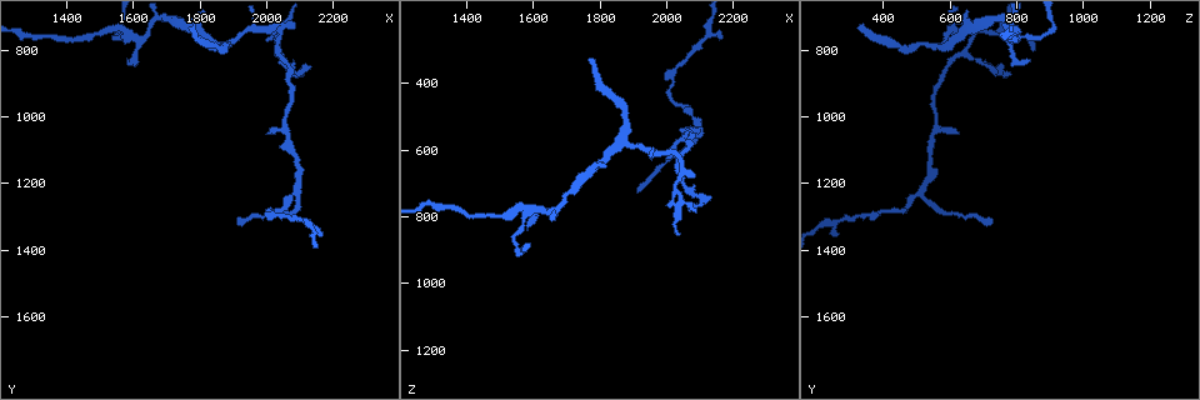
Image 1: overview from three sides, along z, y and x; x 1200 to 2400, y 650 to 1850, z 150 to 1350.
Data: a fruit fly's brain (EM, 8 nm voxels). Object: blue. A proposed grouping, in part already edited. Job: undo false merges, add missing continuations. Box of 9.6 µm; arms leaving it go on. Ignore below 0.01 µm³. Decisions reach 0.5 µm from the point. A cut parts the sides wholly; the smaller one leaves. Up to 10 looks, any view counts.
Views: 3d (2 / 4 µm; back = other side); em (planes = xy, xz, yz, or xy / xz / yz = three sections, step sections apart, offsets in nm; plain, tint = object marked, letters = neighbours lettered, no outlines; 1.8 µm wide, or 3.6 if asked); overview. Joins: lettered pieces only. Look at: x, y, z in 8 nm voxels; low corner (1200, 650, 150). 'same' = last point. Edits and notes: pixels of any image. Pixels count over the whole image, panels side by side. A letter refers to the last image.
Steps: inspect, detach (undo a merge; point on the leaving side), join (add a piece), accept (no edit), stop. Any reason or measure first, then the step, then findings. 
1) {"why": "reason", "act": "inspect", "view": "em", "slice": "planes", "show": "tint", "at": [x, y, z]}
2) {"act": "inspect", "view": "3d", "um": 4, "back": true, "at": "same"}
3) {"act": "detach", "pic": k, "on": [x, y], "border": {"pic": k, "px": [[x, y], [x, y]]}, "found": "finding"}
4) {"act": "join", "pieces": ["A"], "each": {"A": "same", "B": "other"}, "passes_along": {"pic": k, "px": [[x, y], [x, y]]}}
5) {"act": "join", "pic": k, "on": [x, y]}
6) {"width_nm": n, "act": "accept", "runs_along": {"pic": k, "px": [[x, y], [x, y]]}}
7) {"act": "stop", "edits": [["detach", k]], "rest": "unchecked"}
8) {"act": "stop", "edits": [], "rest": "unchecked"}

{"act": "inspect", "view": "em", "slice": "xz", "step": 4, "show": "letters", "at": [2090, 1220, 520]}

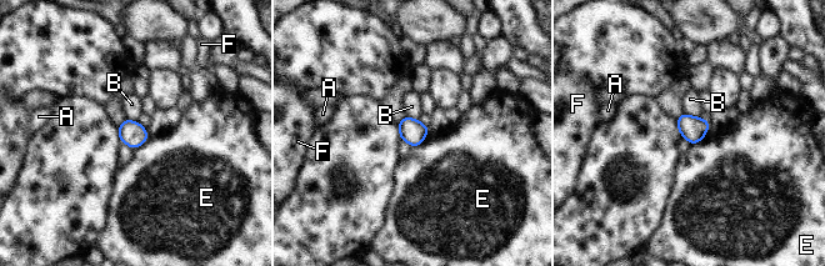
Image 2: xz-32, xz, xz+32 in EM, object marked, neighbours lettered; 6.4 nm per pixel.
{"act": "accept", "each": {"A": "other", "B": "other", "E": "other", "F": "other"}, "border": {"pic": 2, "px": [[150, 136], [138, 147], [133, 149]]}, "found": "continuous, no second cell"}

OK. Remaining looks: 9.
{"why": "arms part here", "act": "inspect", "view": "em", "slice": "yz", "step": 8, "show": "letters", "at": [2040, 740, 680]}

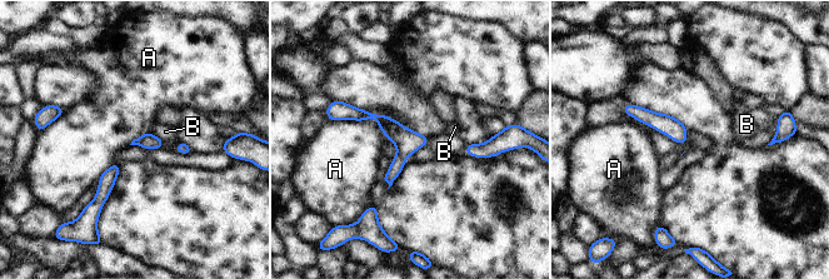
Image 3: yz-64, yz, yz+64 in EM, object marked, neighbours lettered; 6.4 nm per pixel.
{"act": "accept", "each": {"A": "other", "B": "other"}, "border": {"pic": 3, "px": [[329, 120], [374, 119], [386, 136]]}, "found": "all the same cell"}

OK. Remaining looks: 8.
{"why": "sharp bend", "act": "inspect", "view": "3d", "um": 4, "at": [1580, 760, 780]}

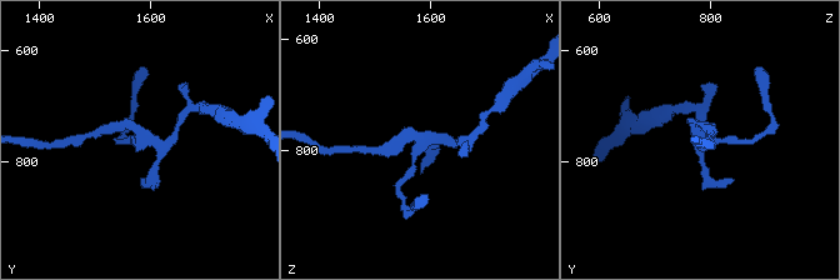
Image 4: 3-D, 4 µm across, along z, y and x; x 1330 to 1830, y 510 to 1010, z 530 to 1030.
{"why": "shape alone is not enough", "act": "inspect", "view": "em", "slice": "planes", "show": "letters", "at": [1590, 755, 780]}

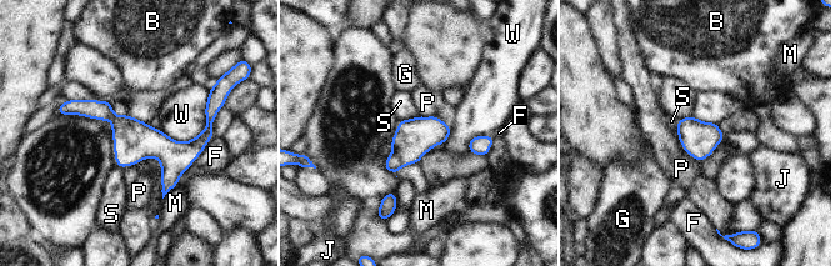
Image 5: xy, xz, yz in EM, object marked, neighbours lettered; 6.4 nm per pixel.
{"act": "accept", "each": {"B": "other", "F": "other", "G": "other", "J": "other", "M": "other", "P": "other", "S": "other", "W": "other"}, "found": "continuous, no second cell"}

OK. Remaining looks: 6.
{"why": "thin end", "act": "inspect", "view": "em", "slice": "xy", "step": 4, "show": "tint", "at": [1790, 730, 320]}

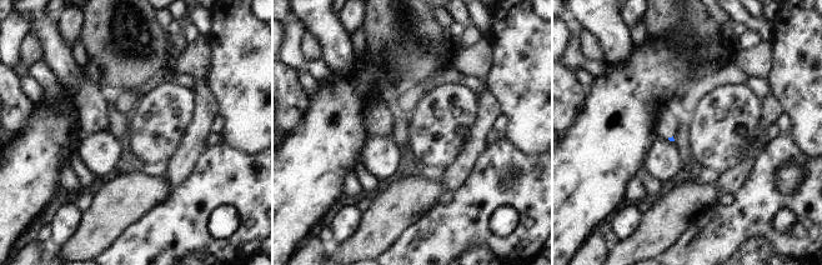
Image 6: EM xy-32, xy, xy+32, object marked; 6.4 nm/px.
{"act": "inspect", "view": "em", "slice": "planes", "show": "letters", "at": "same"}

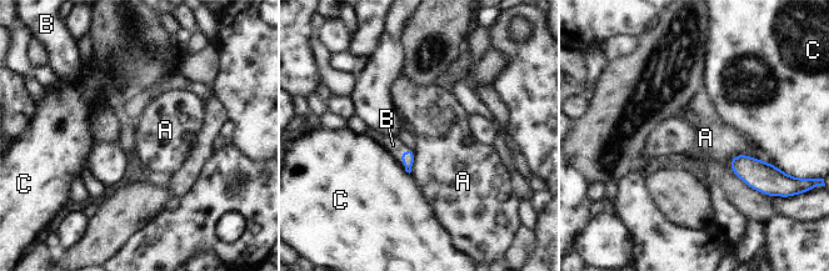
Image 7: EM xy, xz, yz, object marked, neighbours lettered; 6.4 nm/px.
{"act": "join", "pic": 7, "on": [393, 145], "each": {"A": "other", "B": "same", "C": "other"}, "passes_along": {"pic": 7, "px": [[408, 156], [401, 154], [393, 145]]}, "found": "it goes on there"}

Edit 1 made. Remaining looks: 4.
{"act": "stop", "edits": [["join", 7]], "rest": "unchecked"}

